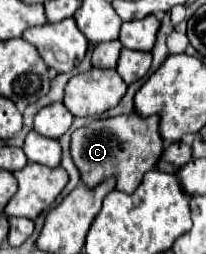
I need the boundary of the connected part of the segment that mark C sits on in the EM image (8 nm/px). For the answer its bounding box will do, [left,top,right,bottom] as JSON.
[70,112,164,194]

